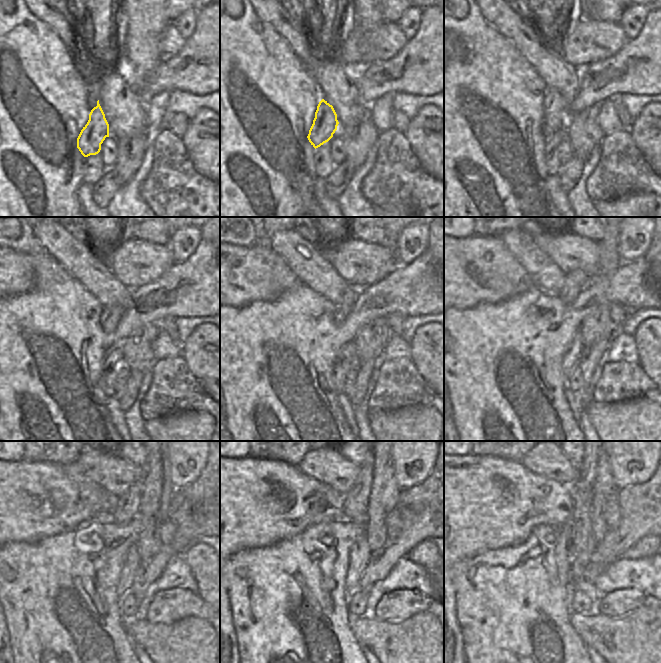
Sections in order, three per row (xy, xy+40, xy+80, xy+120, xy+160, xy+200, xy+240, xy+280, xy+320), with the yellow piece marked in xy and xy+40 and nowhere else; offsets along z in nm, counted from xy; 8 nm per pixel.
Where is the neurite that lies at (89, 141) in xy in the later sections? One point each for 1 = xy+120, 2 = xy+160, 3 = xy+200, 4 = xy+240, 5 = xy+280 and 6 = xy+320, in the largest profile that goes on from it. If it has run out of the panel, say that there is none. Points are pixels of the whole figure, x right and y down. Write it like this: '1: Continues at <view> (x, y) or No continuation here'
1: Continues at xy+120 (110, 316)
2: Continues at xy+160 (341, 308)
3: Continues at xy+200 (575, 281)
4: Continues at xy+240 (128, 504)
5: Continues at xy+280 (355, 501)
6: Continues at xy+320 (583, 487)

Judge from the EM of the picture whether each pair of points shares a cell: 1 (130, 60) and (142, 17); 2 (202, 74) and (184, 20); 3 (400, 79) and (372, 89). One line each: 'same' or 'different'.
1: same
2: different
3: same

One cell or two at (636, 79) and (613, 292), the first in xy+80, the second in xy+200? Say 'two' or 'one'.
one

